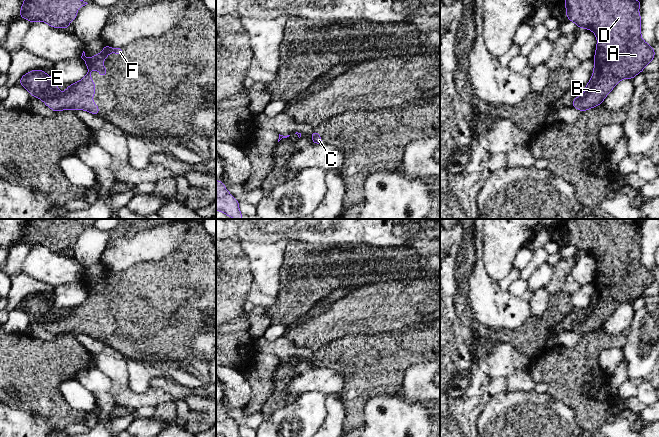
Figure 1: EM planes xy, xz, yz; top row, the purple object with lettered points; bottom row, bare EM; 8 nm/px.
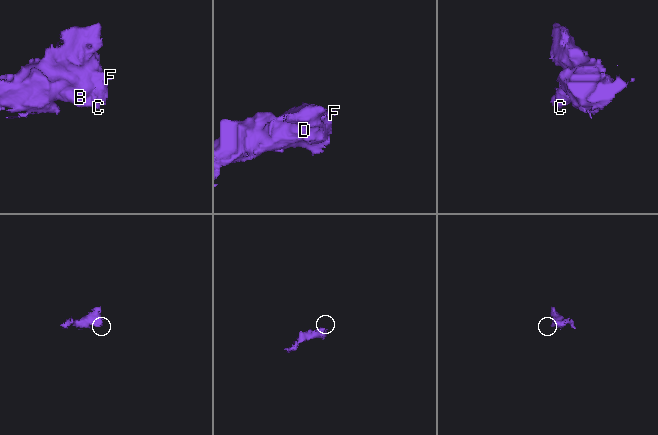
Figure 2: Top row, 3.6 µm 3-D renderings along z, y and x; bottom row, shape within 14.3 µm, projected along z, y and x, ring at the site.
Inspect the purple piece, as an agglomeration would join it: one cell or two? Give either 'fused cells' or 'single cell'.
single cell

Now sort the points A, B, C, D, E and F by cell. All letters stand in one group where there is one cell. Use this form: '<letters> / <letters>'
A B C D E F

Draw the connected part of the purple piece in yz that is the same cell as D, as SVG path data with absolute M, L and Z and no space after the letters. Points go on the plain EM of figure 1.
M567 219L565 223L566 236L568 244L573 245L578 252L592 254L597 261L597 271L594 280L593 299L584 311L586 316L577 320L572 325L572 330L581 336L589 334L603 327L604 322L611 316L616 308L622 303L633 303L638 297L644 294L655 280L652 270L648 269L641 262L641 243L638 232L641 231L640 224L626 223L623 219L603 219L603 221L594 221L593 219Z

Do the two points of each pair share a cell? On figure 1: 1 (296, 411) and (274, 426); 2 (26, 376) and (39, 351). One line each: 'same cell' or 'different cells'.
1: same cell
2: different cells

